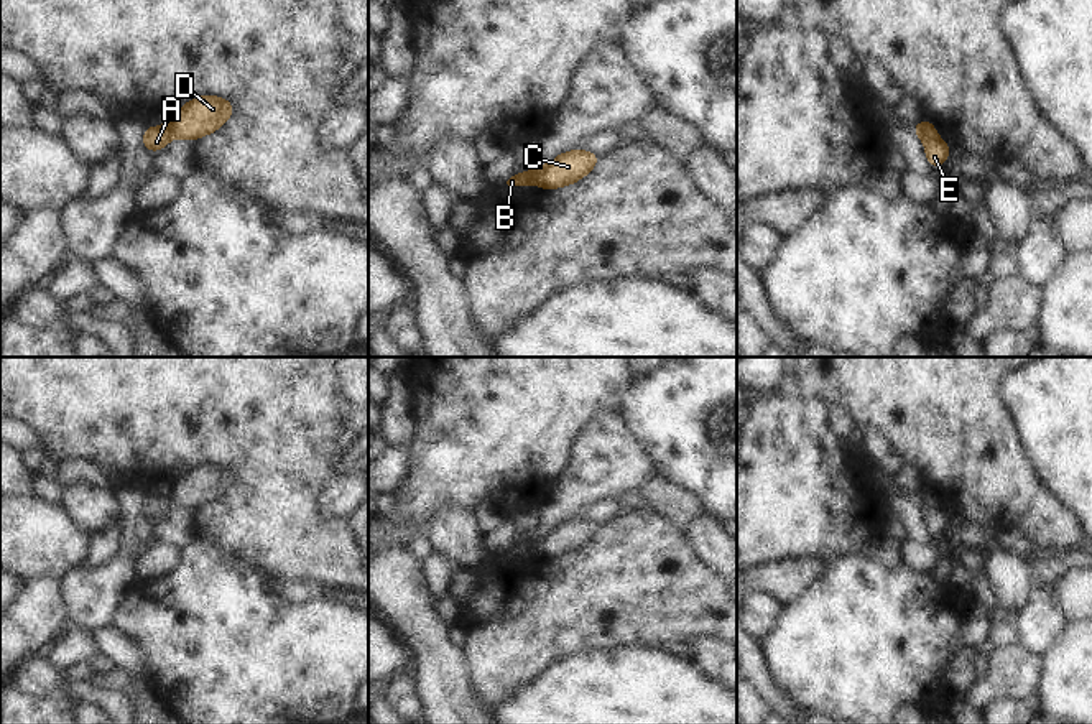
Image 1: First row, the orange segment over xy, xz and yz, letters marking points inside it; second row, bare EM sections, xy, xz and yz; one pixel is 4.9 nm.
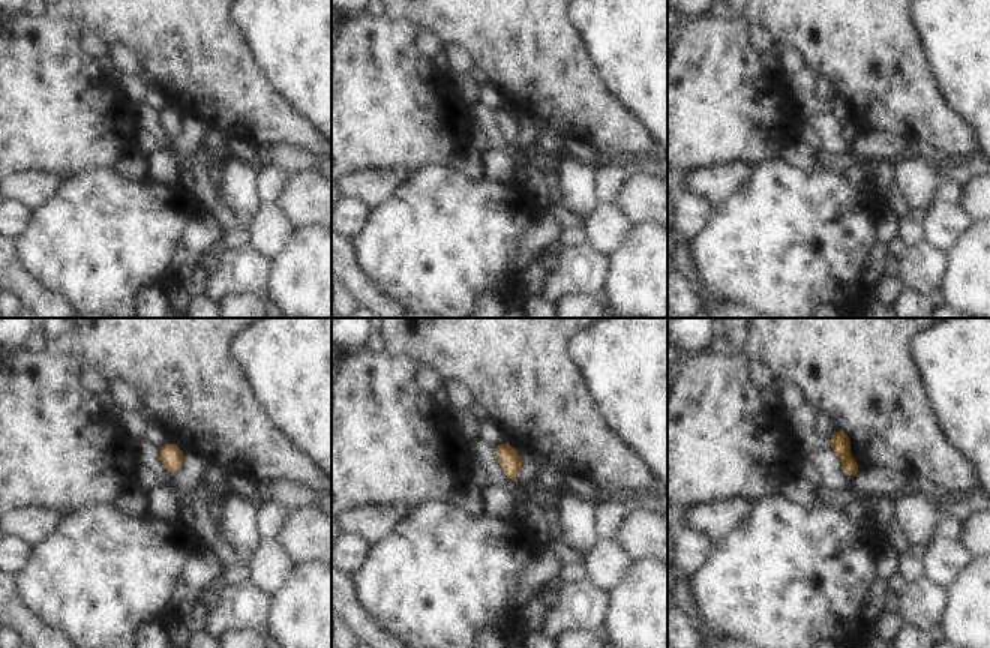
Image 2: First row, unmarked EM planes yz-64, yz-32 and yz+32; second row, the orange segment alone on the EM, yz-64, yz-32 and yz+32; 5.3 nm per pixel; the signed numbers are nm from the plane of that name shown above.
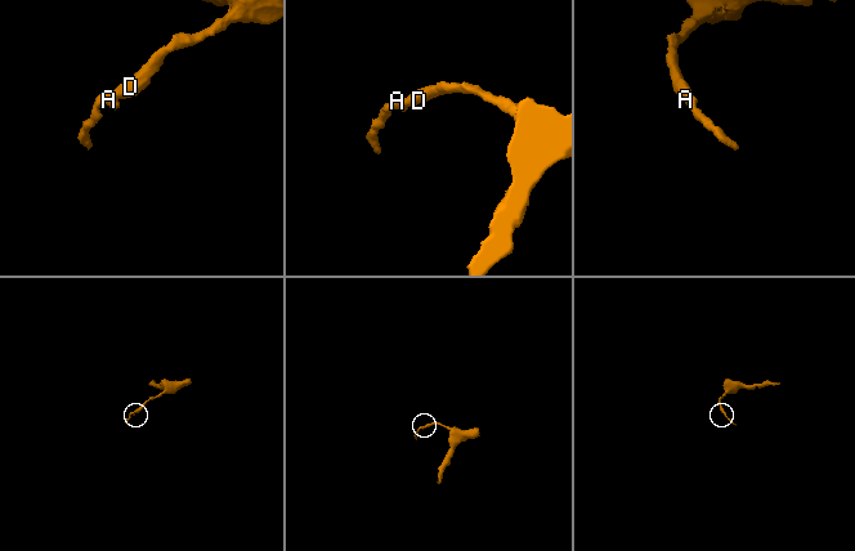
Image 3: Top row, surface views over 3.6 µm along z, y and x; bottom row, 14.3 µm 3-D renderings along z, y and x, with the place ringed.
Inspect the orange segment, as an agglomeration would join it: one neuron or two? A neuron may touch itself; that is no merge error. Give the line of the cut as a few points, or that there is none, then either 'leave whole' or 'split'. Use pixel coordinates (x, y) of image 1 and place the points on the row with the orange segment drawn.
yz (920, 124), (926, 134), (934, 134) | split

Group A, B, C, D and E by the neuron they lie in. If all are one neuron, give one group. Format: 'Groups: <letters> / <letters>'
Groups: A B E / C D

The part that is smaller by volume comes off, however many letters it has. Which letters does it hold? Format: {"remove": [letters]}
{"remove": ["A", "B", "E"]}

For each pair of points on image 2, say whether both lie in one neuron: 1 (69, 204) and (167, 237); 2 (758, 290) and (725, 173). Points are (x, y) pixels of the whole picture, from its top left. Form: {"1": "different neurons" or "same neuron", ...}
{"1": "same neuron", "2": "different neurons"}

